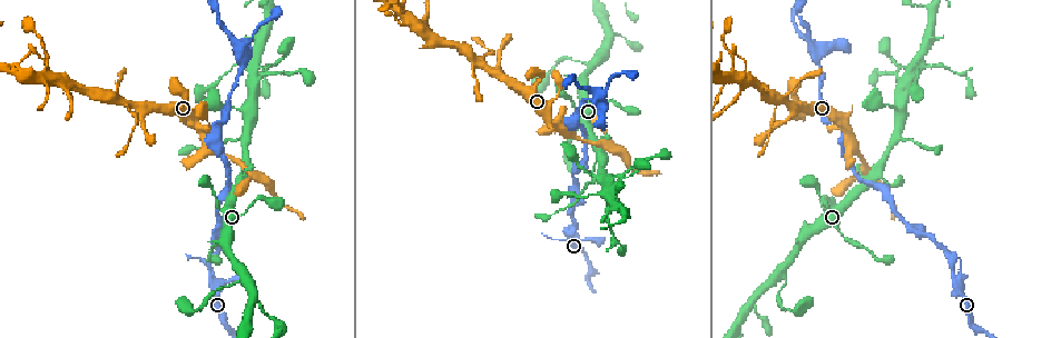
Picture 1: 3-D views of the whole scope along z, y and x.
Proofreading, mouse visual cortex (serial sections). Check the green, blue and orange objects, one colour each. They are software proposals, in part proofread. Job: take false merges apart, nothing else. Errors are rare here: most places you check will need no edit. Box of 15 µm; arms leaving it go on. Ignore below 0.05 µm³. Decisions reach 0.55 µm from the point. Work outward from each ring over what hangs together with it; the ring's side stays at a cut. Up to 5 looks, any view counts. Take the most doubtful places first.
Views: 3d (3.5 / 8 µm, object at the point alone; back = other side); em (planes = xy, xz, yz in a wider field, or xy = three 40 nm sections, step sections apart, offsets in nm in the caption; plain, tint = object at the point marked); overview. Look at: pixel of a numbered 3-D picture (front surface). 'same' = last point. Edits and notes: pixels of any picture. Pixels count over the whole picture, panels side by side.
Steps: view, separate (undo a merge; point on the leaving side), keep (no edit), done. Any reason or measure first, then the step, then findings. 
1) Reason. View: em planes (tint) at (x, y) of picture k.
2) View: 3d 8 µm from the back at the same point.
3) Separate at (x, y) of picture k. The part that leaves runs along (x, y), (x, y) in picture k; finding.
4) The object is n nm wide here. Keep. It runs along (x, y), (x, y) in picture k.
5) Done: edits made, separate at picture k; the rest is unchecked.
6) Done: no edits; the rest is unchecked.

Side arm on a straight run. View: 3d 3.5 µm at (896, 135) of picture 1.

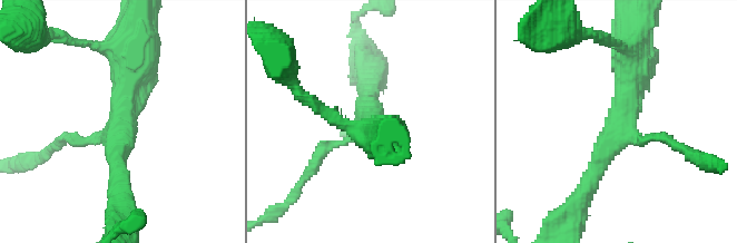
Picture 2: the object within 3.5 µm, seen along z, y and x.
3 arms meet here; the arms are 150, 250, 400 nm wide. View: em xy step 5 (tint) at (116, 129) of picture 2.

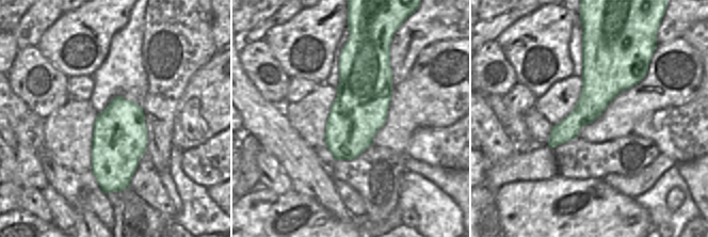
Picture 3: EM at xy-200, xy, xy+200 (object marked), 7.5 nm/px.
Another direction. View: em xy step 3 (tint) at the same point.

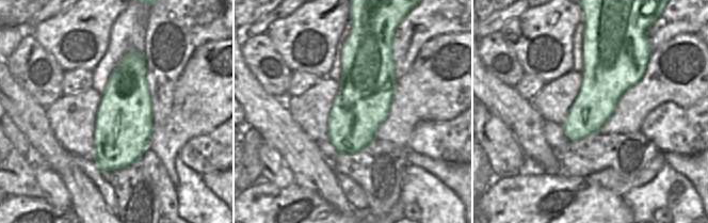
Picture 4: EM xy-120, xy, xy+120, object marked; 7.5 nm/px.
Keep. It runs along (581, 195), (627, 106), (629, 58) in picture 2; all the same cell.

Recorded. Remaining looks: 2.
Thin arm on a thick one. View: em xy step 3 (tint) at (779, 272) of picture 1.

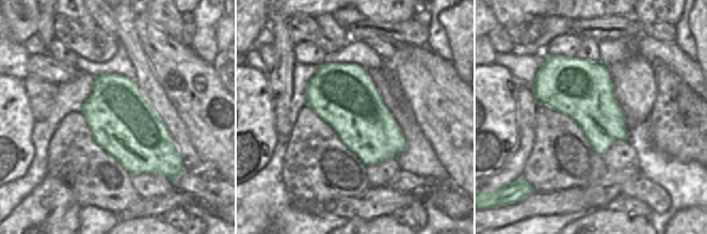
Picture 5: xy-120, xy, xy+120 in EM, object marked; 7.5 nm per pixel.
View: 3d 3.5 µm at the same point.

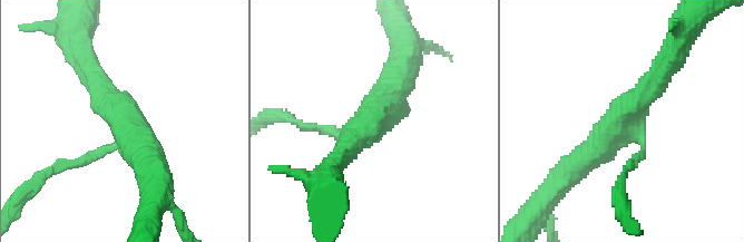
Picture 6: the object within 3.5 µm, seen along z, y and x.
Keep. It runs along (664, 68), (625, 119), (574, 167) in picture 6; one cell here.

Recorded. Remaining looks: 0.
Done: no edits; the rest is unchecked.

